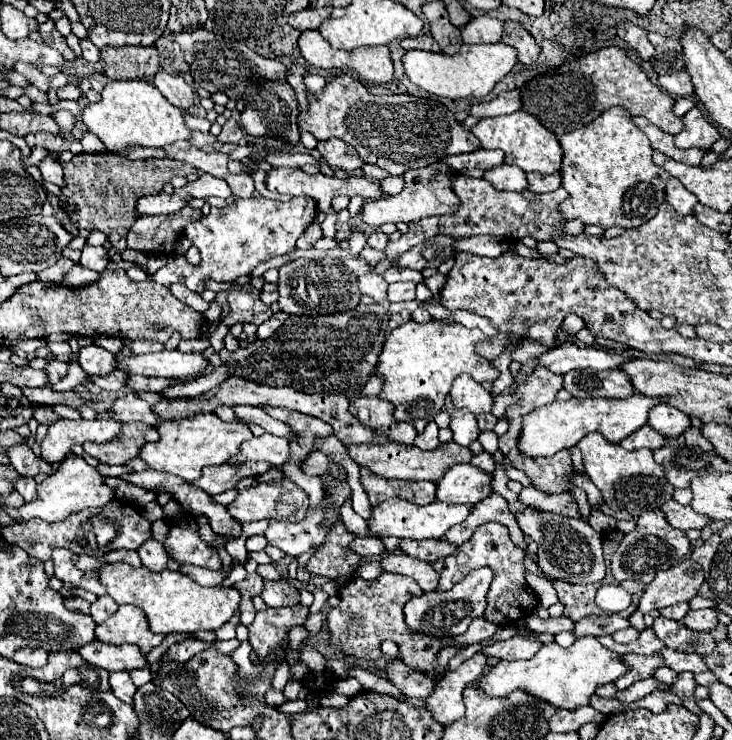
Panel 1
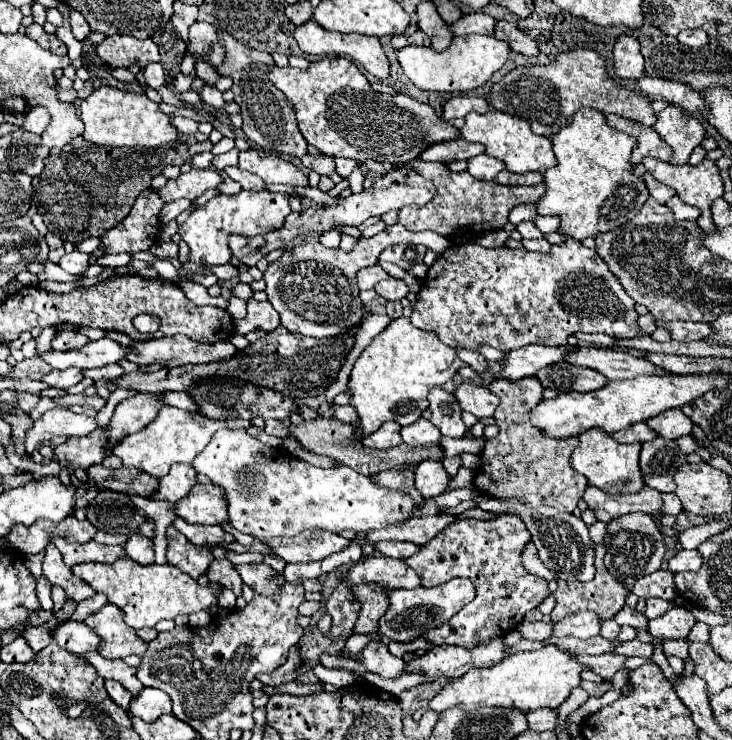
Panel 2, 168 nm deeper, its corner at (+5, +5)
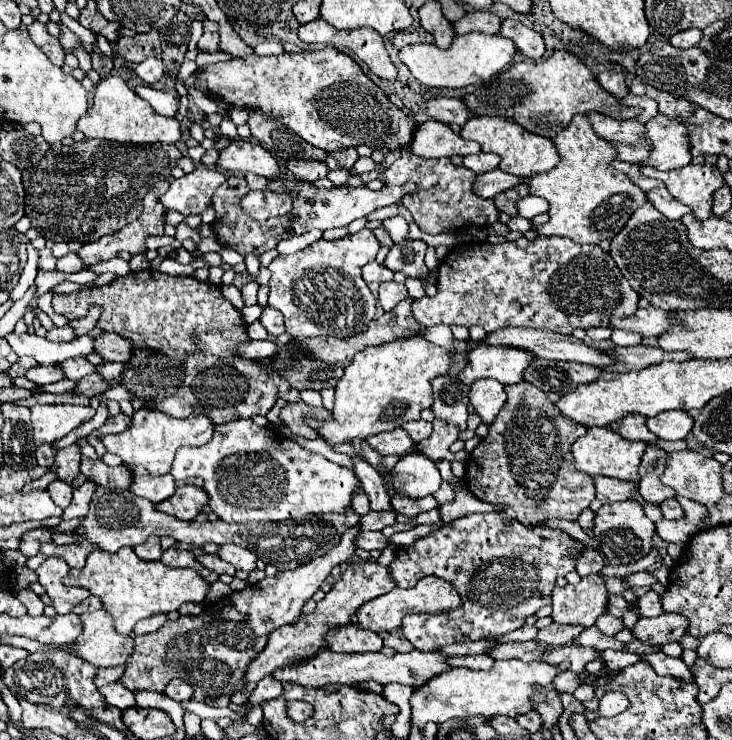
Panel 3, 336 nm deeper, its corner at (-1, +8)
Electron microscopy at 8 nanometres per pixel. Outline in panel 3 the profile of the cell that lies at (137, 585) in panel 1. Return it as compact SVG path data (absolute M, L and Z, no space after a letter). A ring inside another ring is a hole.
M122 548L114 554L94 550L88 554L82 570L72 568L68 572L64 584L86 588L98 596L104 610L110 612L116 632L120 634L132 632L136 622L142 618L176 612L184 602L202 602L208 592L208 584L192 568L168 568L162 562L144 562L134 554L132 548Z

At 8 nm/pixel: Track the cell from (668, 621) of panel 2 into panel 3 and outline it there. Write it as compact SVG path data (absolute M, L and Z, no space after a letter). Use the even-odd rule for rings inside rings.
M660 614L656 618L640 618L632 634L636 640L650 644L650 646L660 646L666 642L678 642L680 636L686 634L688 620L678 614Z

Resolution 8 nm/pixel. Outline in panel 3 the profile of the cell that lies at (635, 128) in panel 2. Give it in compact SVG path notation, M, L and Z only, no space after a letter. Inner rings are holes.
M598 112L586 114L596 136L616 148L616 160L638 164L648 156L648 142L644 140L644 124L636 120L614 120Z

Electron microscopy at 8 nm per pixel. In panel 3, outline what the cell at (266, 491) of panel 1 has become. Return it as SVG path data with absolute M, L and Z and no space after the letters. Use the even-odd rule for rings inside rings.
M182 484L176 488L174 496L156 504L156 508L178 520L192 520L204 504L208 504L208 494L204 492L204 488L198 488L192 484Z

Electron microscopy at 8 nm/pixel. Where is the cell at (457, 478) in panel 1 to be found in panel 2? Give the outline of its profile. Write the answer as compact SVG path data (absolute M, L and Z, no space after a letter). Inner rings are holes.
M430 459L420 463L414 473L416 473L416 489L424 495L424 499L444 493L452 479L440 461L430 461Z

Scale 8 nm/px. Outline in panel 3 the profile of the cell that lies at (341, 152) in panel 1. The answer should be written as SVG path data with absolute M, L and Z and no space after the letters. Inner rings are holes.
M292 160L286 164L286 170L292 172L298 180L306 182L314 182L328 174L326 162L316 162L316 160Z

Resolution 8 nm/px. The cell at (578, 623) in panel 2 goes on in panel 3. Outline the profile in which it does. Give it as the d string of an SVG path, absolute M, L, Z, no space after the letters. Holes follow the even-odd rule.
M552 622L550 626L538 630L534 640L544 648L562 646L562 644L568 644L572 638L576 638L582 630L584 630L584 626L564 626L564 624Z

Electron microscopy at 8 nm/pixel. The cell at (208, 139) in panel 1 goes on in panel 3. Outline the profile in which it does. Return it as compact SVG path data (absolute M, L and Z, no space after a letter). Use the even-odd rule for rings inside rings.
M136 86L134 92L142 100L146 100L162 116L174 116L178 112L178 98L168 94L168 92L162 92L162 90L156 90L156 88L150 88L150 86Z

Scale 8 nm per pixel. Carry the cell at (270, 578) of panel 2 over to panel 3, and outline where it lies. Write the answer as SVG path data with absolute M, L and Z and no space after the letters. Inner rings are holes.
M224 544L224 546L218 548L216 554L218 554L224 562L232 564L232 566L238 568L238 570L250 572L250 570L256 568L256 554L250 552L250 550L246 550L246 548L242 548L242 546L236 546L236 544Z

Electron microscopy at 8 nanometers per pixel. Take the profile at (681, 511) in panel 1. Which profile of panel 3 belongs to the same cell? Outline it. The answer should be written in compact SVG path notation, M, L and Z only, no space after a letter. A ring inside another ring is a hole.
M594 476L592 480L594 480L594 488L596 488L596 498L602 504L632 500L636 494L636 484L632 484L632 482L606 478L606 476Z

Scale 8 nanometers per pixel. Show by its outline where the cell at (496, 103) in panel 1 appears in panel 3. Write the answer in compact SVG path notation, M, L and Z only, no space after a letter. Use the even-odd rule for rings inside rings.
M434 98L426 102L426 114L442 124L464 124L470 112L458 98Z

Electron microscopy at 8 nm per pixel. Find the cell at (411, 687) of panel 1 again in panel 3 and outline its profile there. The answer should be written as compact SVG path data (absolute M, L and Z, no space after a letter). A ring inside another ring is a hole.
M346 624L340 628L332 628L328 636L324 636L326 648L332 652L380 652L382 638L376 632L368 632L358 624Z

